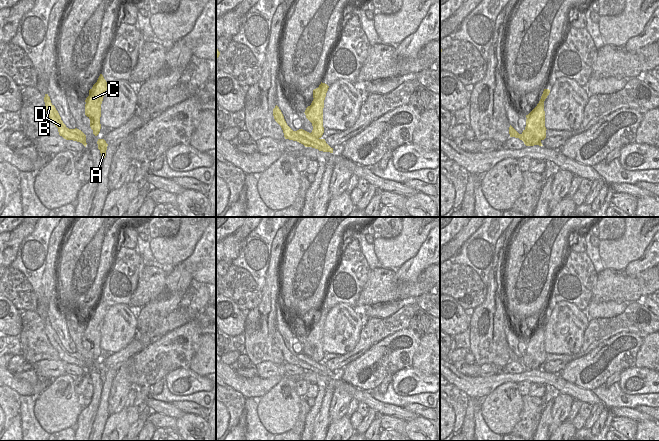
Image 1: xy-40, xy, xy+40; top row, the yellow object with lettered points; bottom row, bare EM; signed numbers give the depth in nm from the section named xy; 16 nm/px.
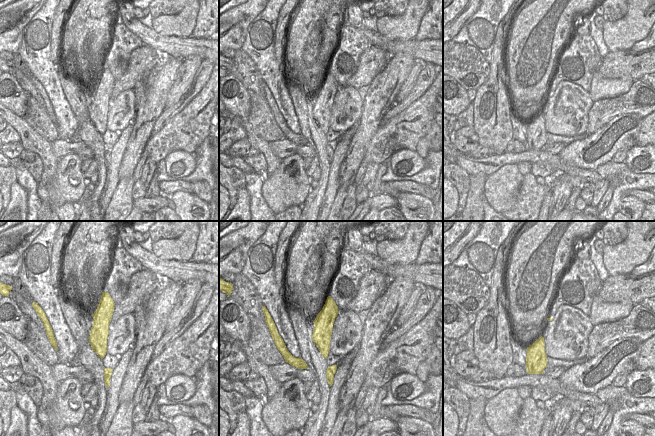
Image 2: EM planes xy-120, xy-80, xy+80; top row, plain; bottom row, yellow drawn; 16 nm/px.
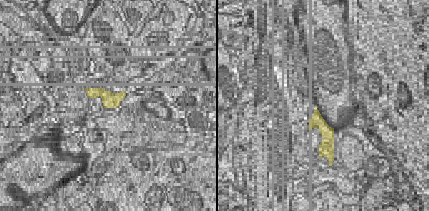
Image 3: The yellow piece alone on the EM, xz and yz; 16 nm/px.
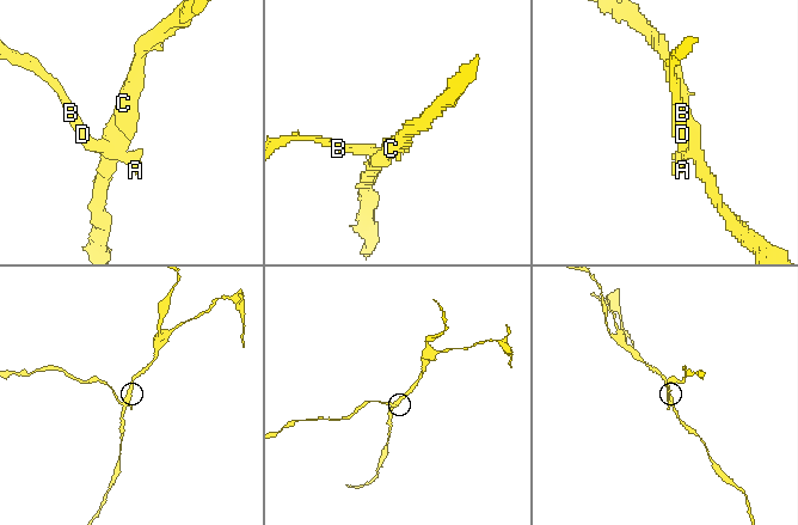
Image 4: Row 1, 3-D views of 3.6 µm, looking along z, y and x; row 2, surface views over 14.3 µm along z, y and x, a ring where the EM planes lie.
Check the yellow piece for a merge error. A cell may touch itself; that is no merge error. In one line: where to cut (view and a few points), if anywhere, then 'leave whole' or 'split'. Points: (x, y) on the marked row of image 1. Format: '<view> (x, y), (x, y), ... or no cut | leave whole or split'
xy+40 (525, 129), (540, 141) | split

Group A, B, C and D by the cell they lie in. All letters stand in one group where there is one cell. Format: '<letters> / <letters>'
A B D / C

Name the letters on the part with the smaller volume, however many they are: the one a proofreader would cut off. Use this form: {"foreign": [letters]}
{"foreign": ["A", "B", "D"]}

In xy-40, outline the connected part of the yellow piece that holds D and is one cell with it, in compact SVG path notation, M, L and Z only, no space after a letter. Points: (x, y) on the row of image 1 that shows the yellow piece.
M45 94L44 102L45 102L45 110L47 111L50 120L58 128L59 135L66 140L73 140L80 142L86 147L87 145L86 135L77 128L69 129L66 127L66 125L61 120L61 117L58 111L56 110L55 106L51 103L48 94Z

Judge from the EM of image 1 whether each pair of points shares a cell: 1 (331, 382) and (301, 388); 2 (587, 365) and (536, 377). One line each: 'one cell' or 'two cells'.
1: two cells
2: two cells

